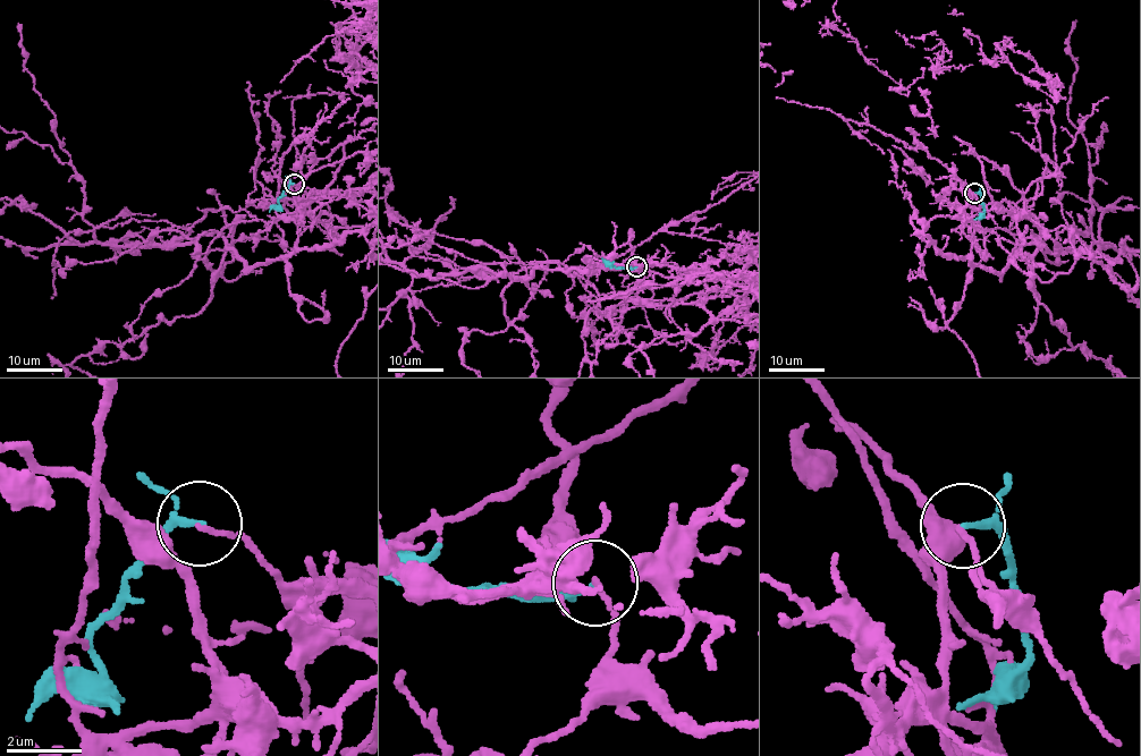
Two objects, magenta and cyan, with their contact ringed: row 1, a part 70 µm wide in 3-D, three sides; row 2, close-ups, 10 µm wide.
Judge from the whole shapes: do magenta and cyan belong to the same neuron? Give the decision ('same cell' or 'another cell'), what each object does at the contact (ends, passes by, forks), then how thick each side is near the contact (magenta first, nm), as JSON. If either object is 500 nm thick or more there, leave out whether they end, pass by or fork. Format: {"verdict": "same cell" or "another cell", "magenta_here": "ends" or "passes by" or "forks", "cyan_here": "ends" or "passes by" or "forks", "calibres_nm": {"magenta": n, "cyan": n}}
{"verdict": "another cell", "magenta_here": "passes by", "cyan_here": "passes by", "calibres_nm": {"magenta": 90, "cyan": 110}}

